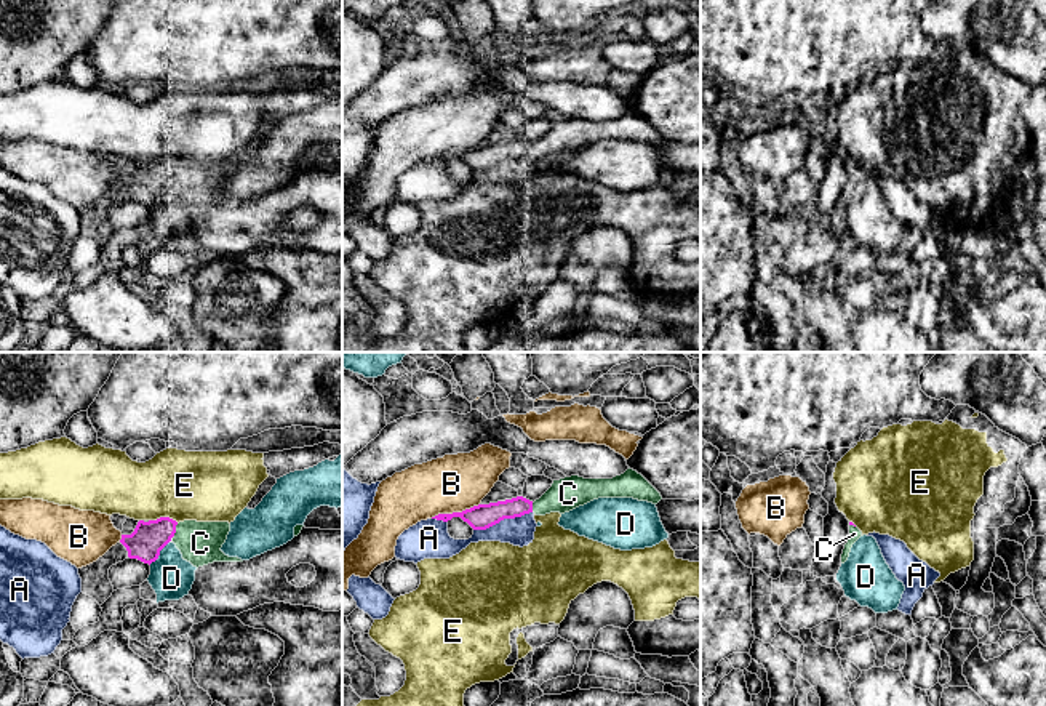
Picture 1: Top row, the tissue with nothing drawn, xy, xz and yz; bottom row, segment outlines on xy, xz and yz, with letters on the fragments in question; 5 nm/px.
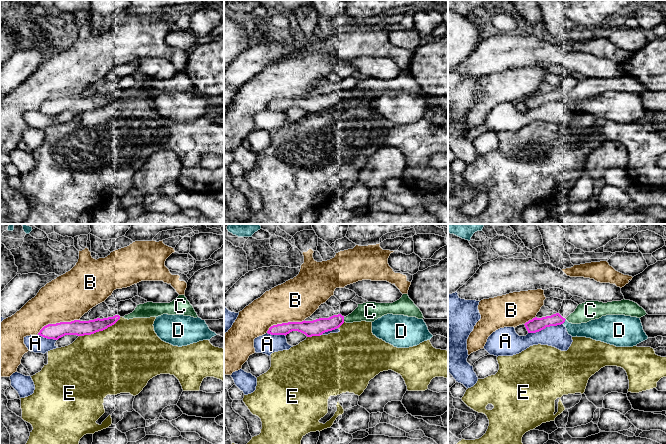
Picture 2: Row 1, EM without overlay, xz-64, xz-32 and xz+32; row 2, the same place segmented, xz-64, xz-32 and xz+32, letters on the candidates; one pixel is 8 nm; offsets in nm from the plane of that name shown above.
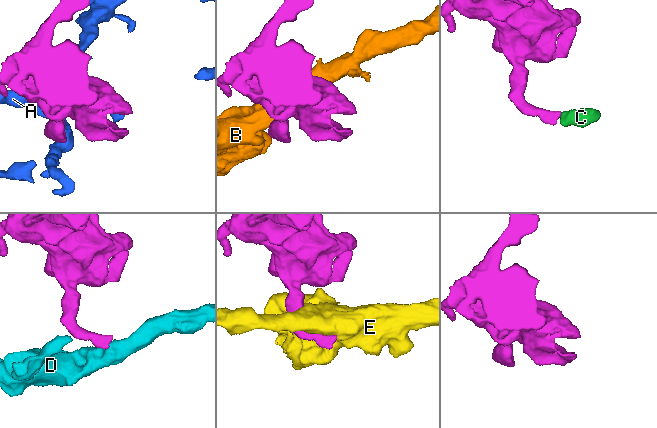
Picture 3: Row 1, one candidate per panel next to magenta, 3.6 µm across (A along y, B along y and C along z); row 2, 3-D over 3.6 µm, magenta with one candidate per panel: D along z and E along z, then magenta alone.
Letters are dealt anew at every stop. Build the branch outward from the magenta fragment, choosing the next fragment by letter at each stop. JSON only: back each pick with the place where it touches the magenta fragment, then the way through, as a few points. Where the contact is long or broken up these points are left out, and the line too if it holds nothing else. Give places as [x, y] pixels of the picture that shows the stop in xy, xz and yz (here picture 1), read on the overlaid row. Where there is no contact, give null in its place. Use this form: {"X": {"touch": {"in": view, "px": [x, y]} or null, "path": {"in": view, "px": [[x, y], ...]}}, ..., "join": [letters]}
{"C": {"touch": {"in": "xy", "px": [175, 530]}}, "join": ["C"]}

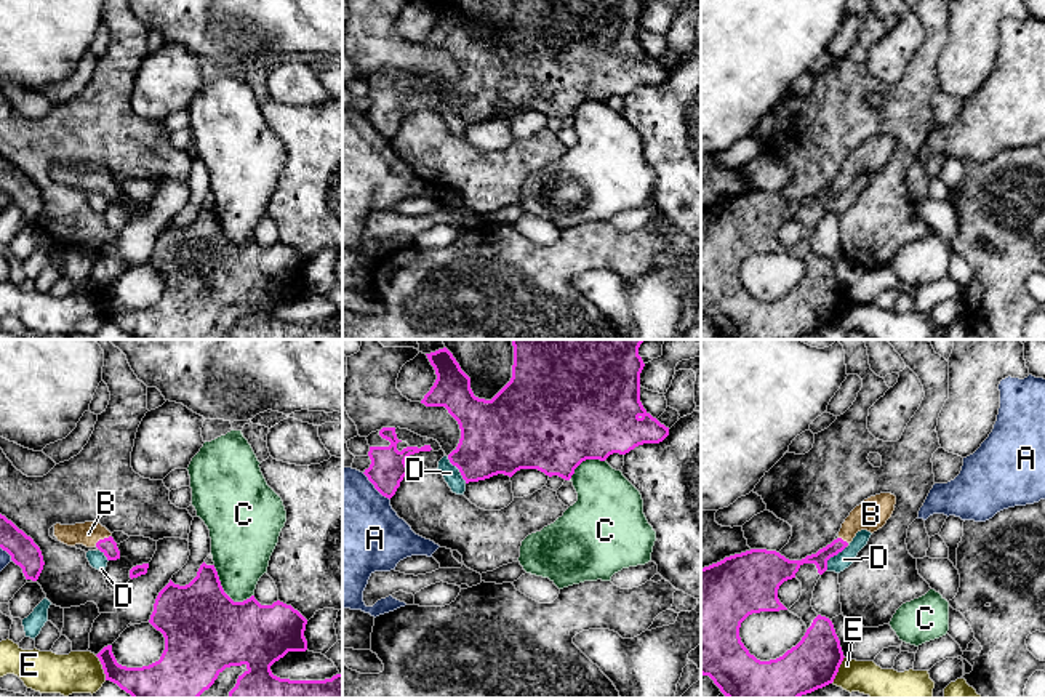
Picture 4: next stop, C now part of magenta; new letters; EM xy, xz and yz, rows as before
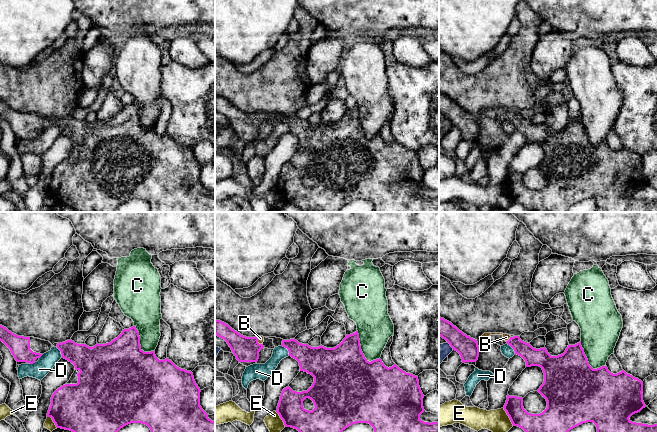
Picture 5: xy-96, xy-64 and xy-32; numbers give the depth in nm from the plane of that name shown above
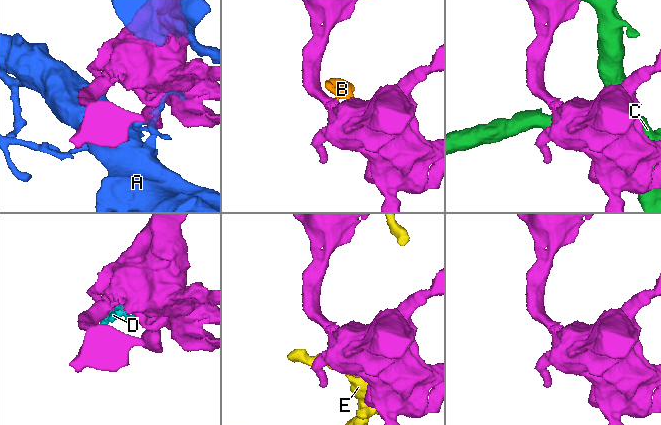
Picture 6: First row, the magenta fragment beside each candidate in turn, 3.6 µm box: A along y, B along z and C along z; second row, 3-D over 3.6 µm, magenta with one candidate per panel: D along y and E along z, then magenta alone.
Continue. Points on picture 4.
{"B": {"touch": {"in": "xy", "px": [101, 540]}}, "join": ["B"]}

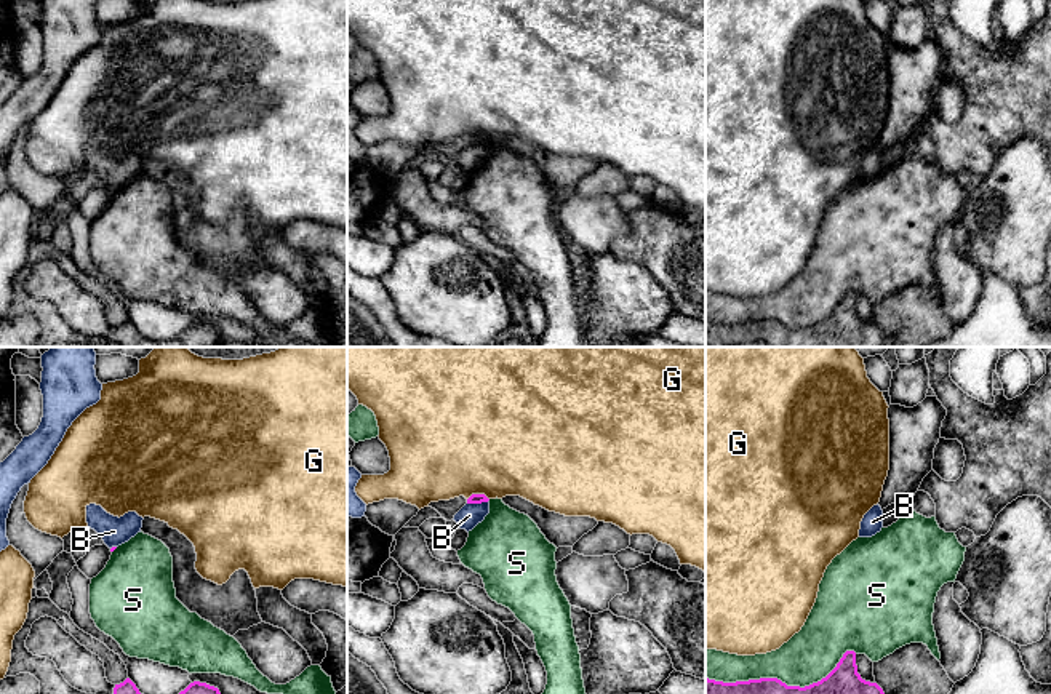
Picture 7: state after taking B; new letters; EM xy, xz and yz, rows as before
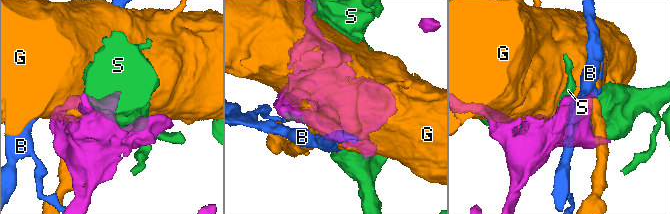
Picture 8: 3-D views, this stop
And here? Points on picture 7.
{"join": []}

